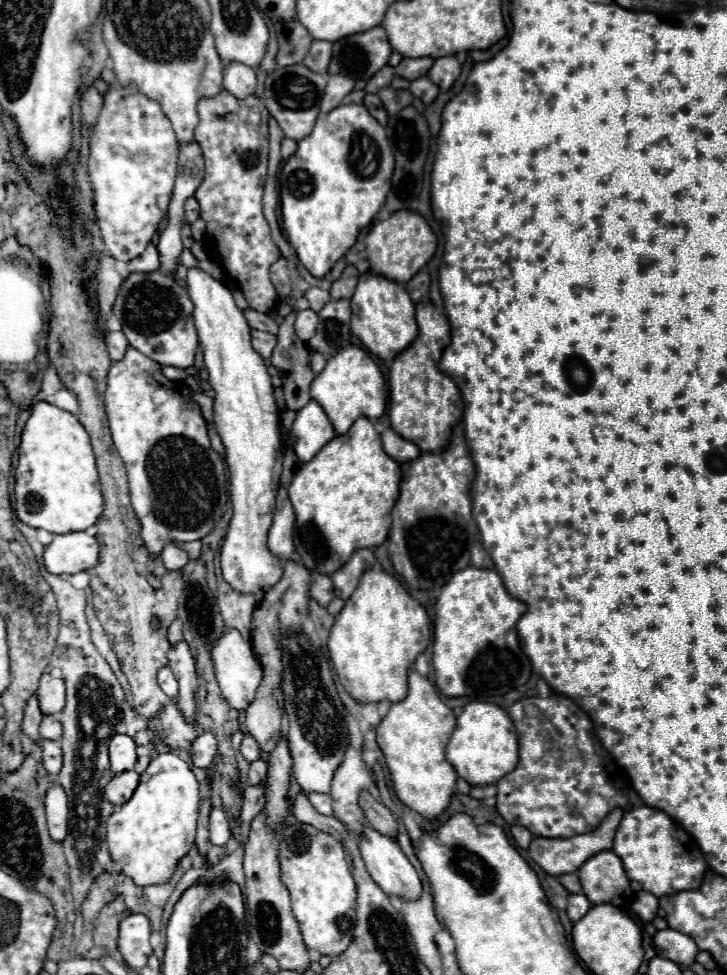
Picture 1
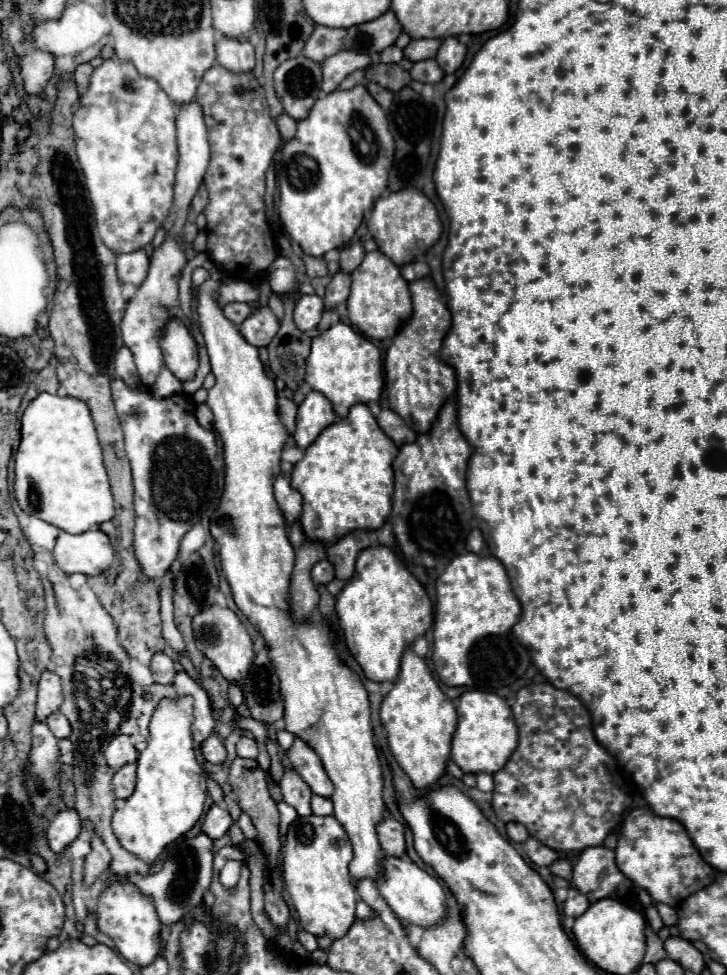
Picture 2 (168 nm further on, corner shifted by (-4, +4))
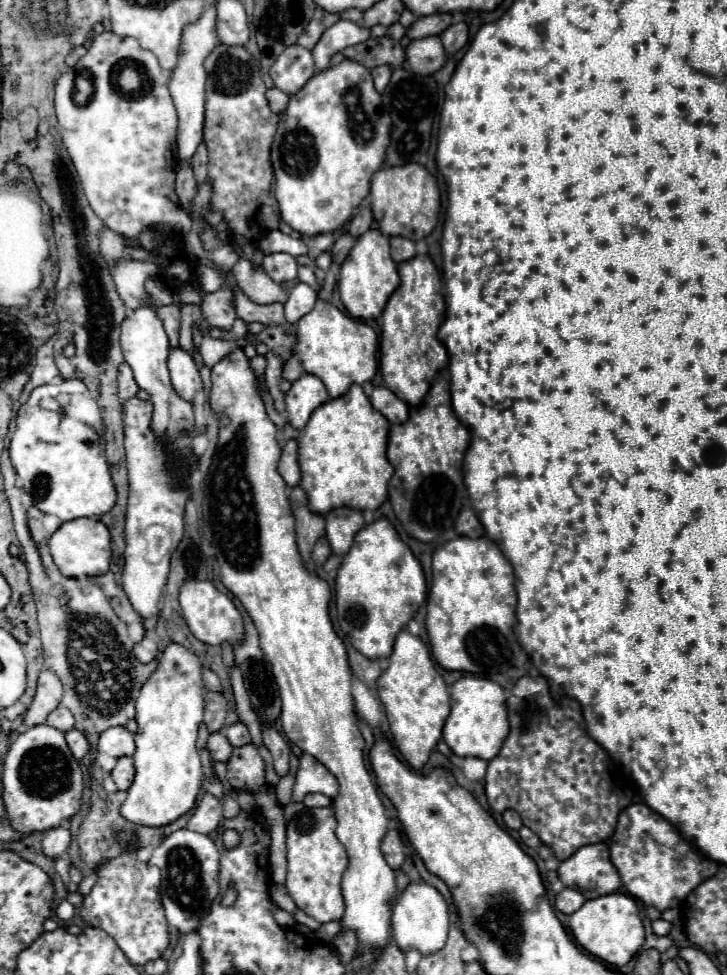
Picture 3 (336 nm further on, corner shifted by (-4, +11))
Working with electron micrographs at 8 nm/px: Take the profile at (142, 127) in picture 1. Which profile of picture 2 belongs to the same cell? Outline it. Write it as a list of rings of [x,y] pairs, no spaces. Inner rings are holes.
[[[116,56],[94,68],[86,92],[80,96],[72,116],[74,144],[86,188],[94,206],[96,226],[102,242],[116,254],[142,250],[152,242],[156,230],[164,224],[174,192],[174,172],[178,164],[176,150],[176,104],[160,90],[154,78],[140,76],[132,62],[120,62]]]

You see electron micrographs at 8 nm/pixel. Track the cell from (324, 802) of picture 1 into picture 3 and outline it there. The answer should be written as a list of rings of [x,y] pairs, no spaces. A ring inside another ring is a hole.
[[[308,793],[304,797],[304,805],[306,807],[330,807],[332,805],[332,799],[322,795],[322,793]]]

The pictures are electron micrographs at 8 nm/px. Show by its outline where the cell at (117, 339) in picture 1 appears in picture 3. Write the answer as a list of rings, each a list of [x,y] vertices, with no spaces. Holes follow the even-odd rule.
[[[122,361],[118,365],[118,395],[120,399],[130,399],[138,393],[138,385],[136,385],[136,379],[134,379],[134,373],[130,369],[130,365],[126,361]]]

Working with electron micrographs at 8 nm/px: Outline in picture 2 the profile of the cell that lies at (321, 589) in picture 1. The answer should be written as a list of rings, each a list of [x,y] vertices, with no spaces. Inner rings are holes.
[[[320,560],[314,568],[312,568],[312,580],[316,584],[328,584],[334,578],[334,566],[328,560]]]

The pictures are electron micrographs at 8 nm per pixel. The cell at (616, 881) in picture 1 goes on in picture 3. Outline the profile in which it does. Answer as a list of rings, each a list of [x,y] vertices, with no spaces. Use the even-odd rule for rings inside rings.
[[[606,843],[580,847],[572,857],[560,863],[558,877],[564,887],[576,887],[586,899],[608,895],[622,887],[622,879],[610,861]]]

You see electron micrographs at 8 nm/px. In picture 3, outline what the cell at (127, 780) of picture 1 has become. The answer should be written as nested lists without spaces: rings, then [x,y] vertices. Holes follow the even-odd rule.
[[[120,757],[118,765],[112,769],[112,779],[120,791],[126,791],[134,779],[134,763],[132,757]]]

